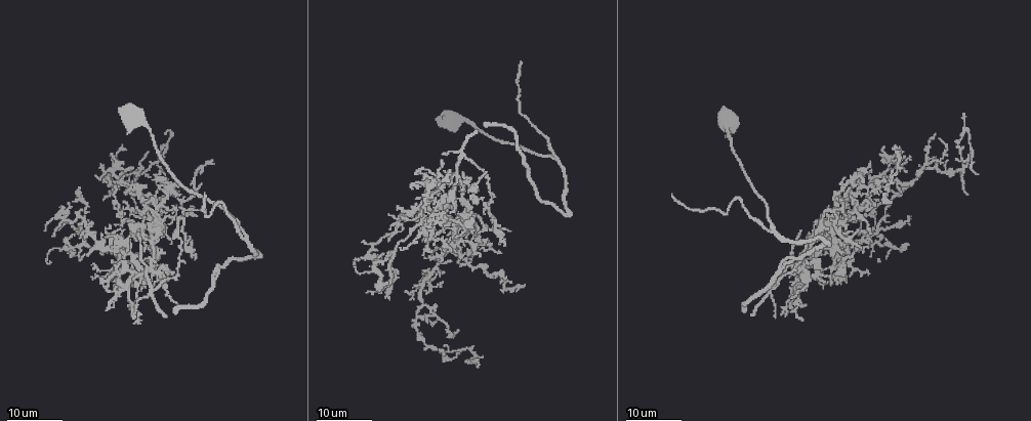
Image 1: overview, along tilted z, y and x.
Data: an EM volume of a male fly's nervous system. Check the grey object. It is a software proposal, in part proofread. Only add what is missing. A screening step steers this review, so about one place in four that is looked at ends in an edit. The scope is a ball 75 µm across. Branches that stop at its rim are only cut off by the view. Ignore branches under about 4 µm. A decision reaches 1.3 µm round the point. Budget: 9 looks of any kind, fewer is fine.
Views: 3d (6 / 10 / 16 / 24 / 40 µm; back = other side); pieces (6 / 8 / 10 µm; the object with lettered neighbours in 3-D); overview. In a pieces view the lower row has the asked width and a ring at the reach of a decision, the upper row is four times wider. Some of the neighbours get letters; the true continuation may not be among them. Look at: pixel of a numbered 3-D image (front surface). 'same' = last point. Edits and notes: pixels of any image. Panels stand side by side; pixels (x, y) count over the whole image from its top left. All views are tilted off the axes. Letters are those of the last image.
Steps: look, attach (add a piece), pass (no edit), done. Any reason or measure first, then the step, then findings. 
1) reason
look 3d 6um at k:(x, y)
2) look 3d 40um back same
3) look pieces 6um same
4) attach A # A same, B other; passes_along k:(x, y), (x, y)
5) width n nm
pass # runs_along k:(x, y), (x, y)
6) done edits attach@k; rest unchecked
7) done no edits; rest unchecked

an open end
look 3d 16um at 1:(802, 231)

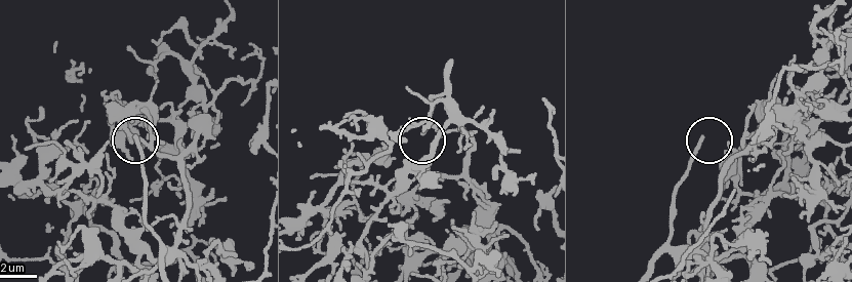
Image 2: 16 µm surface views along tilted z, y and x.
look pieces 6um at 2:(135, 139)

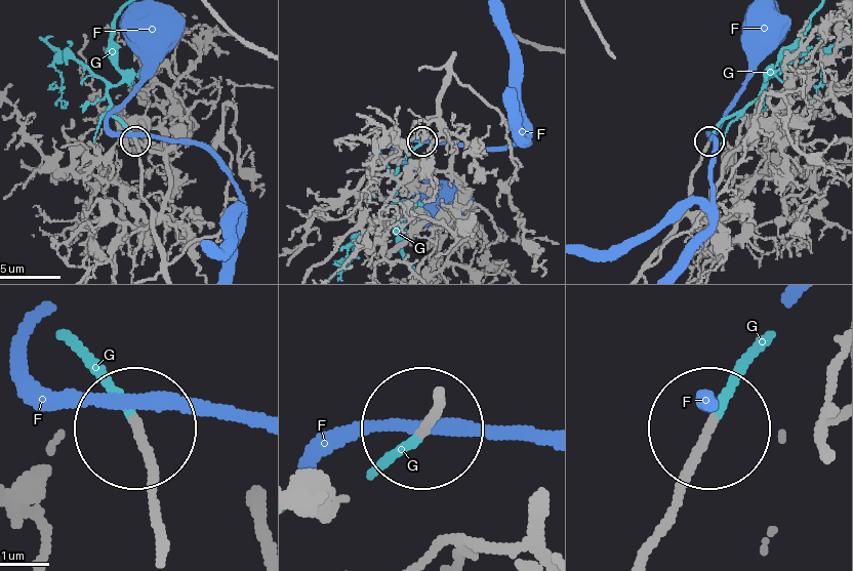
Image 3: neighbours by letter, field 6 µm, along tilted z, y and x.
attach G # F other, G same; passes_along 3:(162, 522), (138, 427), (83, 358); it goes on there

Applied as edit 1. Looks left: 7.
tapers out
look 3d 24um at 1:(458, 213)

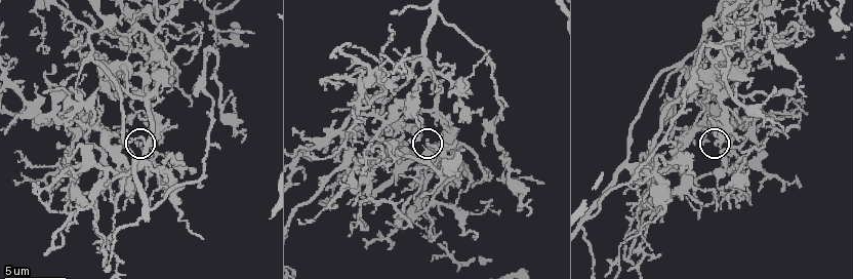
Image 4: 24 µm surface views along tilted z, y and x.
look 3d 10um at 4:(142, 145)

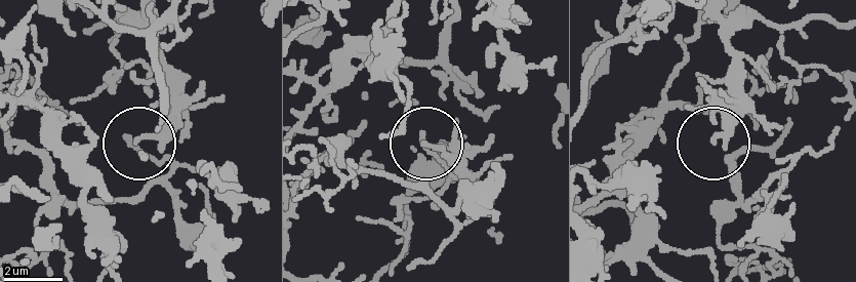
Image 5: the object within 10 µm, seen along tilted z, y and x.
see the neighbours
look pieces 10um at 5:(138, 139)

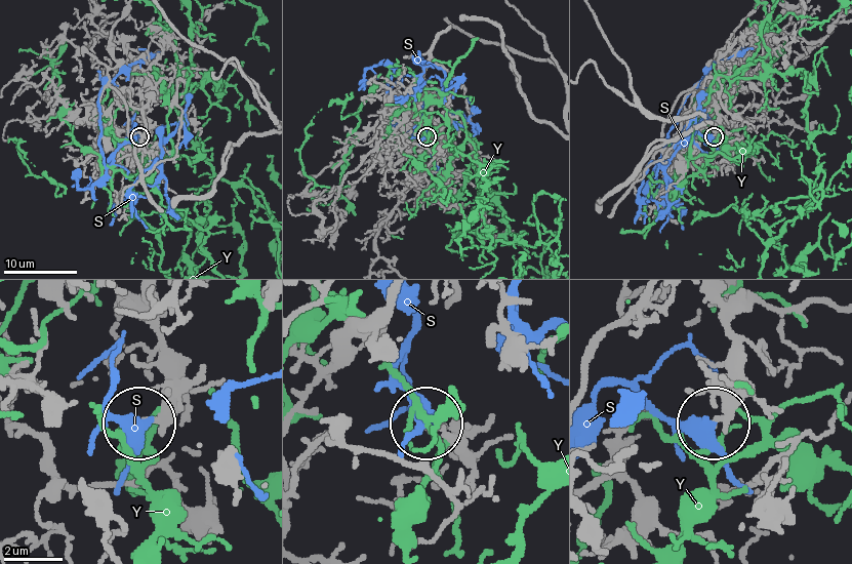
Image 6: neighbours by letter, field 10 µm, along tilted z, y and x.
pass # S other, Y other; runs_along 6:(707, 297), (727, 340), (727, 399), (716, 419); no lettered piece goes on from it

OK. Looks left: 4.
branch stops here
look 3d 6um at 4:(793, 23)

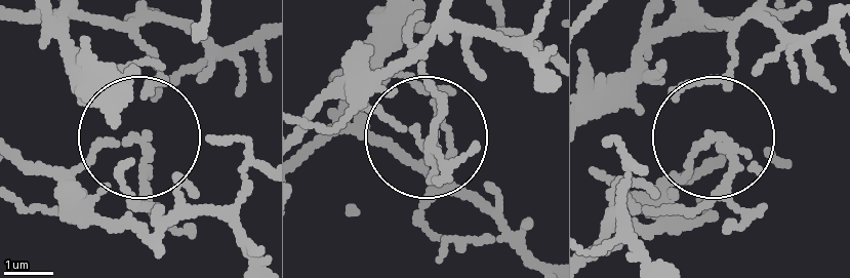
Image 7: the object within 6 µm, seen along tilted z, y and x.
see the neighbours
look pieces 6um at 7:(707, 138)

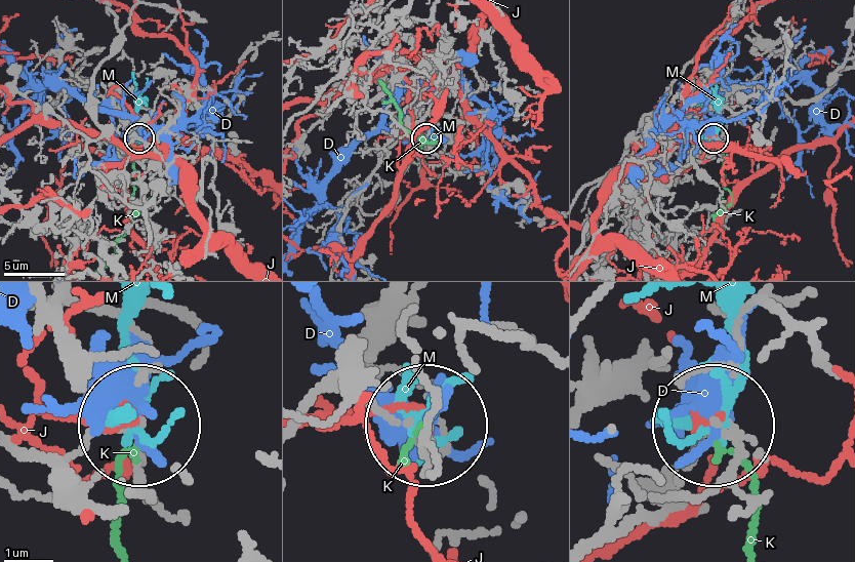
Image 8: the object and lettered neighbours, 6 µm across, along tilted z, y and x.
pass # D other, J other, K other, M other; runs_along 8:(604, 546), (727, 465), (719, 432); none of them fits

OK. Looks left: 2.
an open end
look 3d 10um at 4:(759, 67)

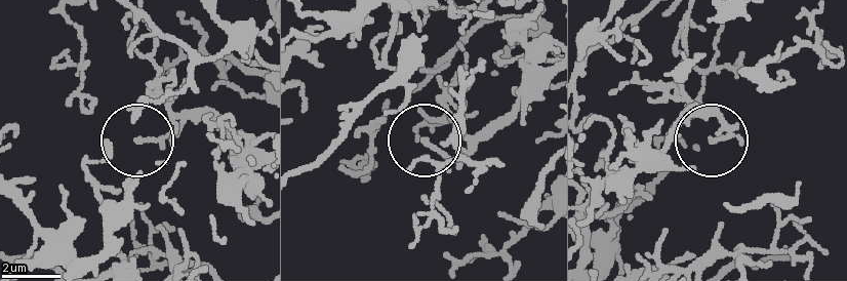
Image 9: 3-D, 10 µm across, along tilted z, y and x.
look pieces 8um at 9:(137, 140)

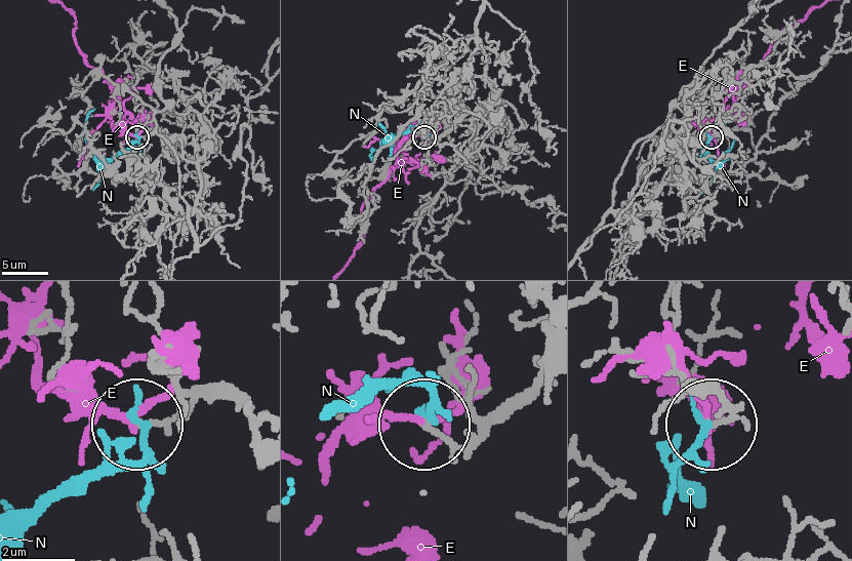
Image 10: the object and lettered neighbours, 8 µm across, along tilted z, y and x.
pass # E other, N other; runs_along 10:(256, 416), (212, 398), (166, 422), (142, 421); no lettered piece goes on from it

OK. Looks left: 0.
done edits attach@3; rest unchecked

